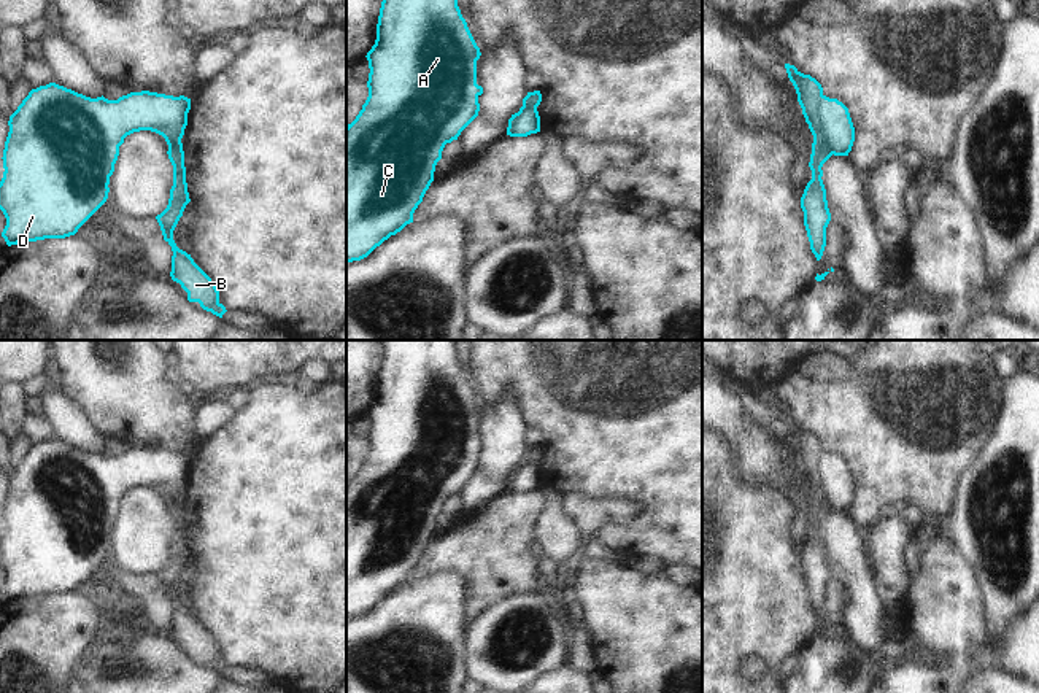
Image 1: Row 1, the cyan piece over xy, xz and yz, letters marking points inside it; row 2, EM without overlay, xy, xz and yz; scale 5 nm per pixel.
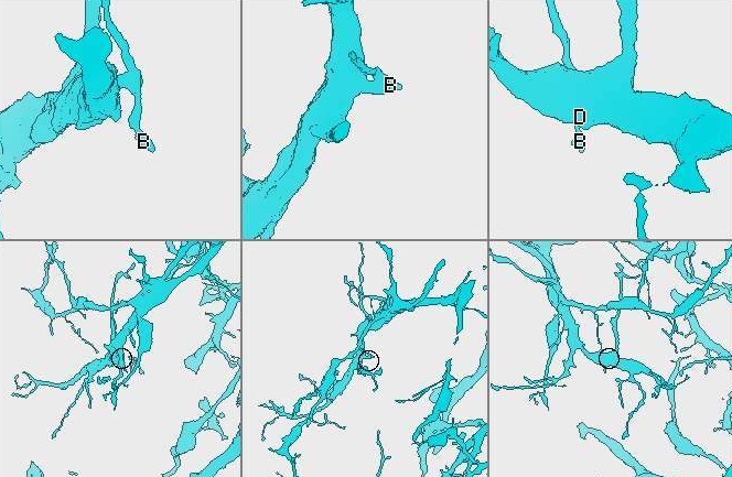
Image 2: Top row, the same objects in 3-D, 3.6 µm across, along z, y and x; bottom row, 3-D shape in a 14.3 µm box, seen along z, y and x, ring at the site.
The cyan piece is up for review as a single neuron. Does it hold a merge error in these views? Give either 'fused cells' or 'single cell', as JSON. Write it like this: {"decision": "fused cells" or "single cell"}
{"decision": "fused cells"}

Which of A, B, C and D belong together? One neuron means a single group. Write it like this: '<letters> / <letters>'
A C D / B

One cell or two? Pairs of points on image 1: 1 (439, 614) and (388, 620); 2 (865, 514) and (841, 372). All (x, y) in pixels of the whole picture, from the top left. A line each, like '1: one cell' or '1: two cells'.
1: one cell
2: one cell

